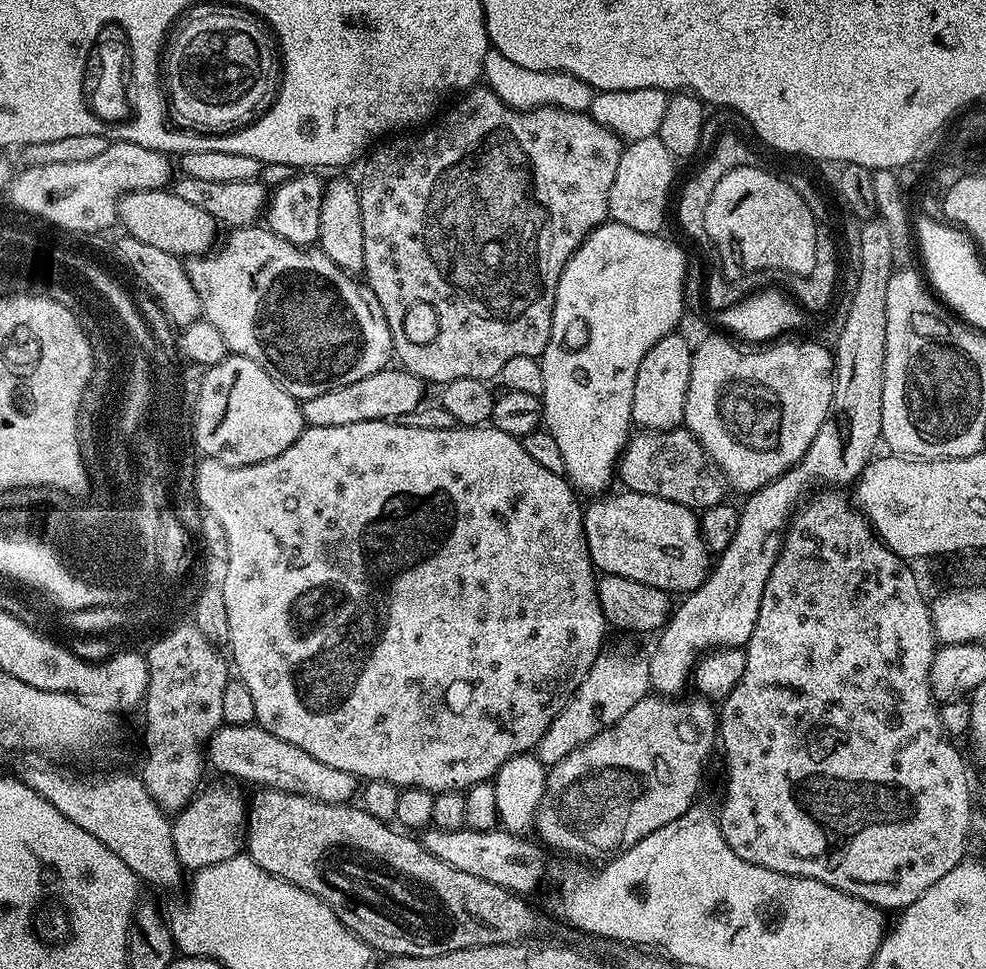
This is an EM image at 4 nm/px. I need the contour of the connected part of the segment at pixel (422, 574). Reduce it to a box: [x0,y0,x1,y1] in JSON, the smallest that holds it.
[196,420,606,794]

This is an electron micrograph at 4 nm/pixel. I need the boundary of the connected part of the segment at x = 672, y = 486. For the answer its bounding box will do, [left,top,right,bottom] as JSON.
[618,426,726,510]

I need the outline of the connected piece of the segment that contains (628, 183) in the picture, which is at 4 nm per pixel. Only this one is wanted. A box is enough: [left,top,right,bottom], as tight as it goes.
[609,135,677,234]

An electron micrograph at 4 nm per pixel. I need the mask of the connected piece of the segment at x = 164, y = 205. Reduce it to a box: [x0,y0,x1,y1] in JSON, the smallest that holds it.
[118,188,217,258]

